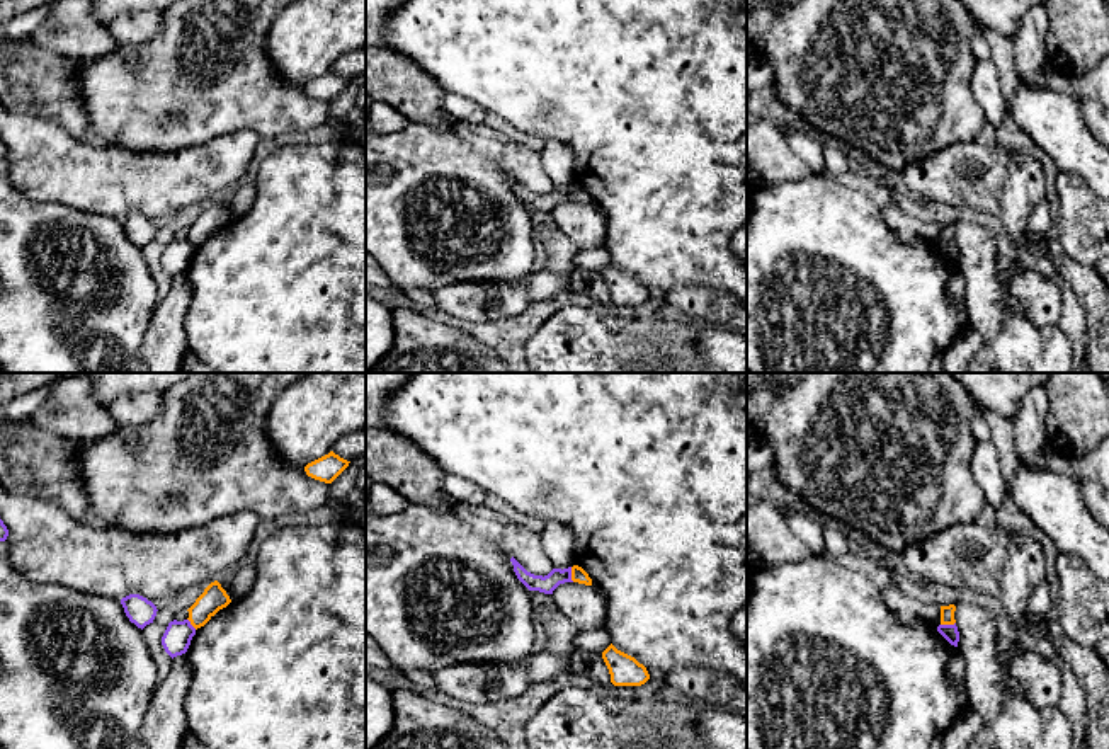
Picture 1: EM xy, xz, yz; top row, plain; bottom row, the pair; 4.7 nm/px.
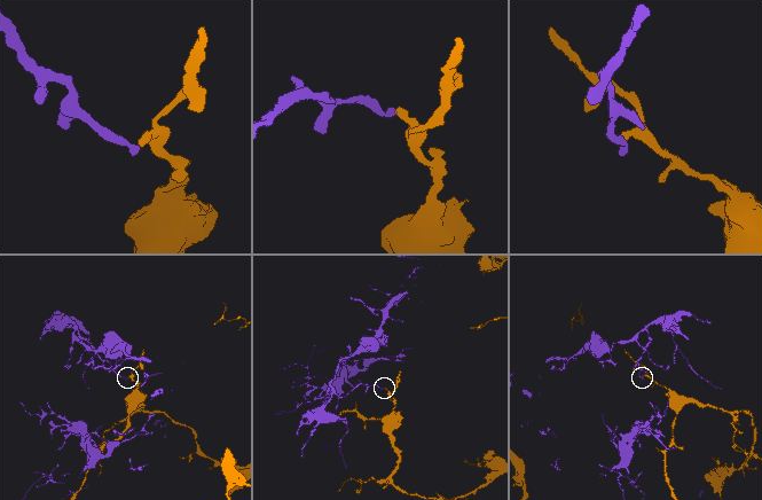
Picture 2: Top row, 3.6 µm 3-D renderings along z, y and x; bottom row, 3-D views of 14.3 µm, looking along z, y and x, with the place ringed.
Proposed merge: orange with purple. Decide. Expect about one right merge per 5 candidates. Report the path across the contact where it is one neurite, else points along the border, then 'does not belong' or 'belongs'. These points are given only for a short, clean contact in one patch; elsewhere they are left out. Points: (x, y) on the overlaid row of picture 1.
border xz (570, 567), (574, 581); does not belong

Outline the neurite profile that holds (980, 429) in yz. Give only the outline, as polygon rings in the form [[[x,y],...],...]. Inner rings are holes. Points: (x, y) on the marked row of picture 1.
[[[978,414],[978,415],[973,417],[971,434],[973,434],[976,443],[983,443],[983,441],[992,439],[992,432],[990,432],[988,422],[987,422],[983,414]]]

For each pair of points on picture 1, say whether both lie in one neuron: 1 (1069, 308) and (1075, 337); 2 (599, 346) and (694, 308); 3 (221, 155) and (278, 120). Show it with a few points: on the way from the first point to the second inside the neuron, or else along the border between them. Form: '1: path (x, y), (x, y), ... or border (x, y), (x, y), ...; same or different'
1: path (1072, 315), (1075, 331); same
2: border (693, 320), (705, 325); different
3: border (261, 137), (252, 131), (235, 131), (216, 138); different

